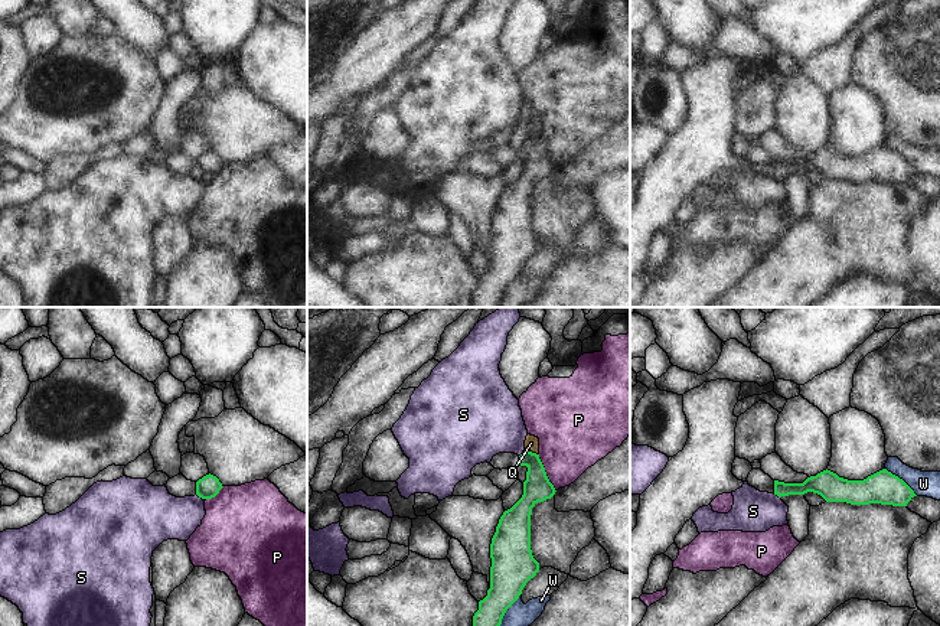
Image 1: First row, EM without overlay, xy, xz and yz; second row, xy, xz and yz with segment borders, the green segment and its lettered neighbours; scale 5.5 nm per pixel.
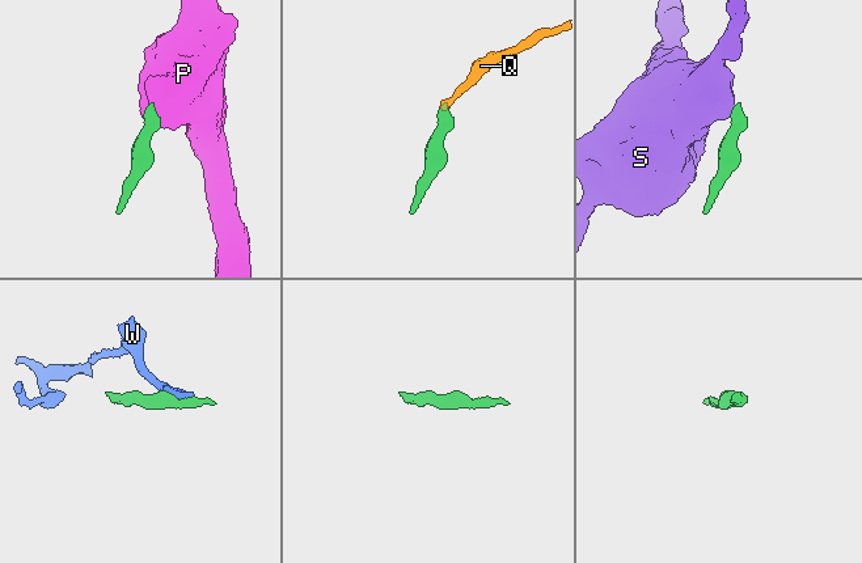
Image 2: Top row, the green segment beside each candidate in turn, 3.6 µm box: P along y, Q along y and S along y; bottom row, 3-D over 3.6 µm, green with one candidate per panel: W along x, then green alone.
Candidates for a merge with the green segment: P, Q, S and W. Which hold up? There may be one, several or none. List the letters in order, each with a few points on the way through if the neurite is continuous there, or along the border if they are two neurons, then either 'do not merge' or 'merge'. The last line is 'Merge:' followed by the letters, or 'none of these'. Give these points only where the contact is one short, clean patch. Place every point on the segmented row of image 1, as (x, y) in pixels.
P: border along xz (538, 455), (545, 475), (555, 491); do not merge
Q: border along xz (525, 447), (538, 455); do not merge
S: border along xz (525, 449), (519, 456); do not merge
W: do not merge
Merge: none of these

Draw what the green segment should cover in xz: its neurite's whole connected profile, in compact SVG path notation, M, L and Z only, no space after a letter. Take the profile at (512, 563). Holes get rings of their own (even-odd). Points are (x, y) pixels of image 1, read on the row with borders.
M523 450L516 466L526 466L526 480L523 482L522 498L499 519L496 532L490 544L490 588L487 596L479 601L479 610L473 616L473 626L500 626L506 610L519 599L526 583L539 571L539 563L531 550L531 515L538 502L551 499L555 488L549 482L539 454Z

